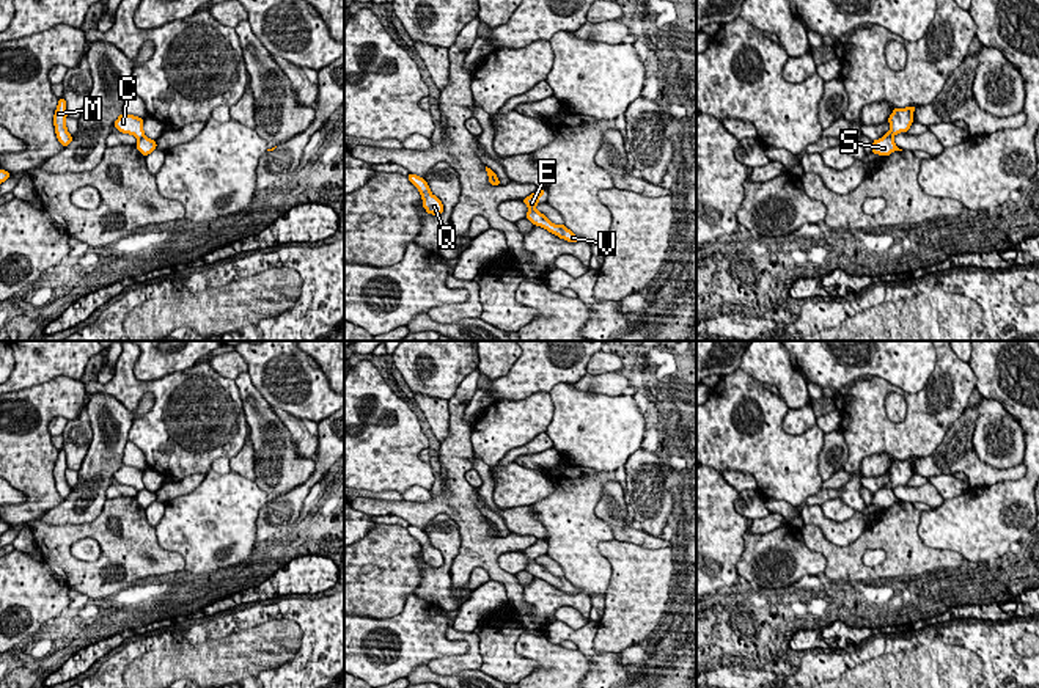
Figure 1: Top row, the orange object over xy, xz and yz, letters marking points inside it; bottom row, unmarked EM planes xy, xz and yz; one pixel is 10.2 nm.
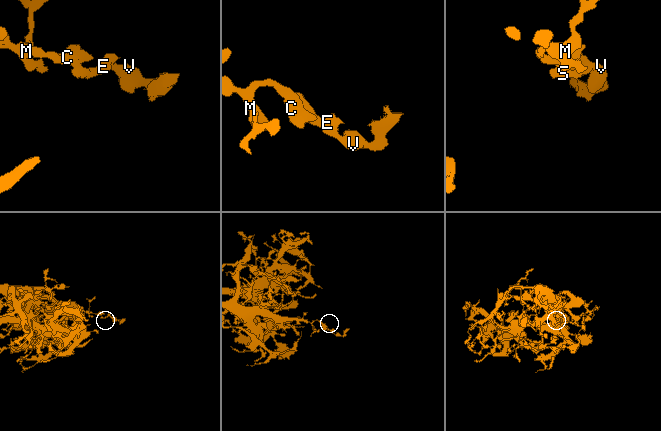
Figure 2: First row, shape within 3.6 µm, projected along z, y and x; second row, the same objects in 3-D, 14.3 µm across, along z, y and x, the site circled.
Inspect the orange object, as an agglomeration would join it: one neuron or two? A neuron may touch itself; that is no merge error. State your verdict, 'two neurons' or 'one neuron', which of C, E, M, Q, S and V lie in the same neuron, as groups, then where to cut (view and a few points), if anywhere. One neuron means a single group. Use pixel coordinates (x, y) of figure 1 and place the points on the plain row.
two neurons; C M Q / E S V; cut in yz along (885, 487), (892, 490)

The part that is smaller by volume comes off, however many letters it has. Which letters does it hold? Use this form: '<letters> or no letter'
E, S, V

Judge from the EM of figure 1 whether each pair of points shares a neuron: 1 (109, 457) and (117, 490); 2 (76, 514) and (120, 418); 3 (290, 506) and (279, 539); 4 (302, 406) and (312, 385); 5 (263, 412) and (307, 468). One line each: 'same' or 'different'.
1: same
2: same
3: same
4: same
5: same

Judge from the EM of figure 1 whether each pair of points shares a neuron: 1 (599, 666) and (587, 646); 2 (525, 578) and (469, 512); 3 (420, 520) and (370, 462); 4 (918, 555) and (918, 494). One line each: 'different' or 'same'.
1: same
2: different
3: different
4: different

